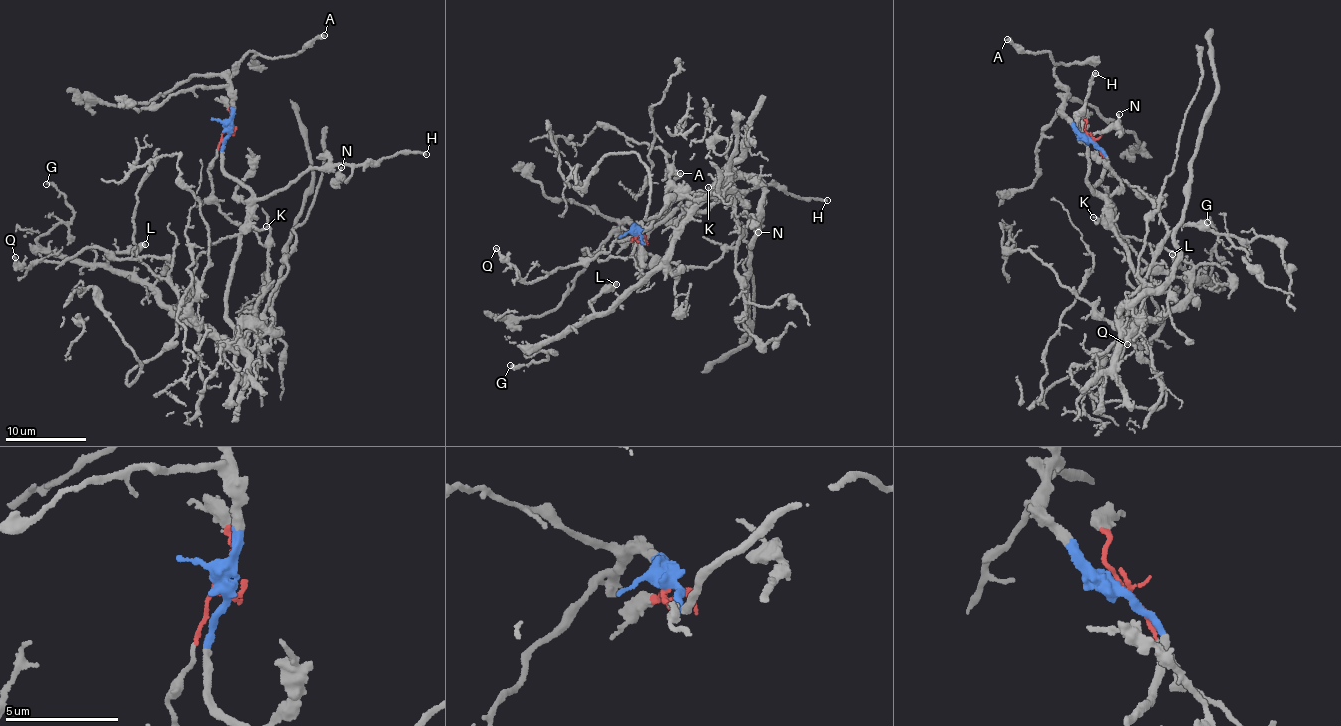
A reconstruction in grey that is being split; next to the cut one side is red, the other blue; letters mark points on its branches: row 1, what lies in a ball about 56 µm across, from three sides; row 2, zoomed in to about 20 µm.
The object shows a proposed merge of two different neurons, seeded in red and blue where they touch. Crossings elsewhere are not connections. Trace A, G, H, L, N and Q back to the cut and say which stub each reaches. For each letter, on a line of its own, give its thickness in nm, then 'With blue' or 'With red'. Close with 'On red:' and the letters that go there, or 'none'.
A: Thickness 320 nm. With blue
G: Thickness 280 nm. With red
H: Thickness 240 nm. With blue
L: Thickness 440 nm. With red
N: Thickness 180 nm. With blue
Q: Thickness 140 nm. With red
On red: G, L, Q

